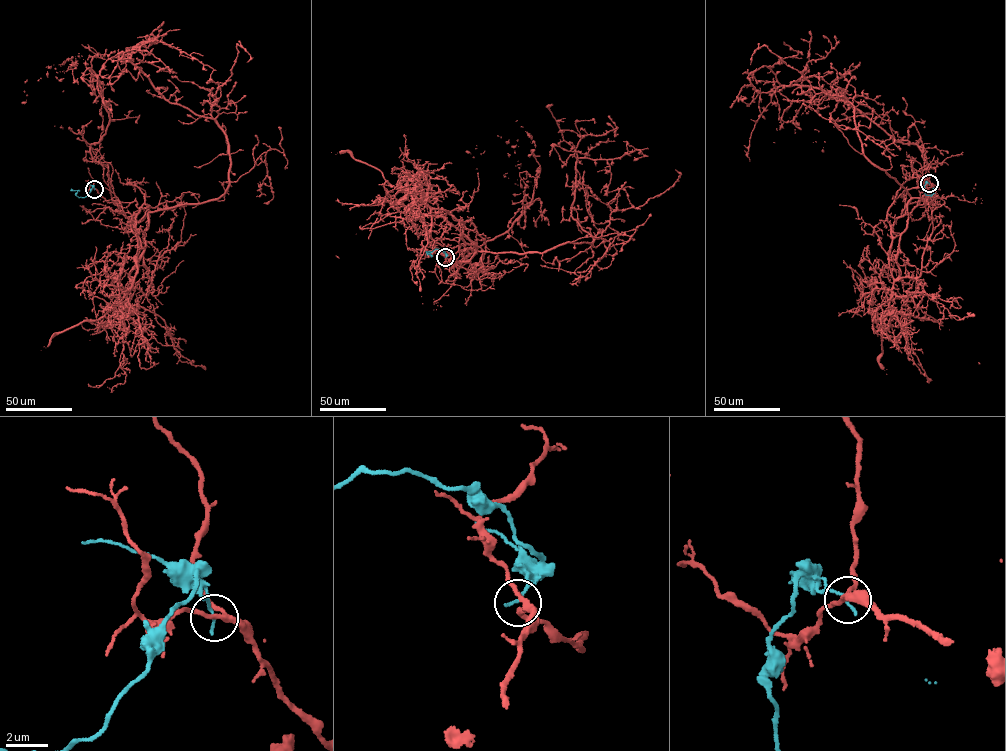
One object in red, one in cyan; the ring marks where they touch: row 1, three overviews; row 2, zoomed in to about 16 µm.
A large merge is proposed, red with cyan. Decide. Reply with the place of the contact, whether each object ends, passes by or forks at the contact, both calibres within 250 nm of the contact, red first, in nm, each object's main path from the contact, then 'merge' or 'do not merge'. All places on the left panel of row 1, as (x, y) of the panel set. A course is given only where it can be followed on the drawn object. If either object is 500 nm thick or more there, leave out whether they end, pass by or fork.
at (94, 189); red forks there; cyan ends there; 220 nm thick on the red side, 150 nm on the other; red runs (95, 188), (142, 247), (149, 213), (224, 194), (224, 130), (122, 53), (157, 40), (213, 69), (209, 82); cyan runs (94, 188), (93, 186), (82, 197), (76, 195), (78, 190), (71, 189); do not merge

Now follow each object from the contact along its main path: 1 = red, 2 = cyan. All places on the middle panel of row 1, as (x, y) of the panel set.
1: (446, 257), (448, 269), (460, 221), (478, 251), (593, 245), (571, 212), (577, 159), (646, 156), (634, 160)
2: (445, 257), (446, 253), (440, 249), (428, 251), (431, 255), (427, 253)

